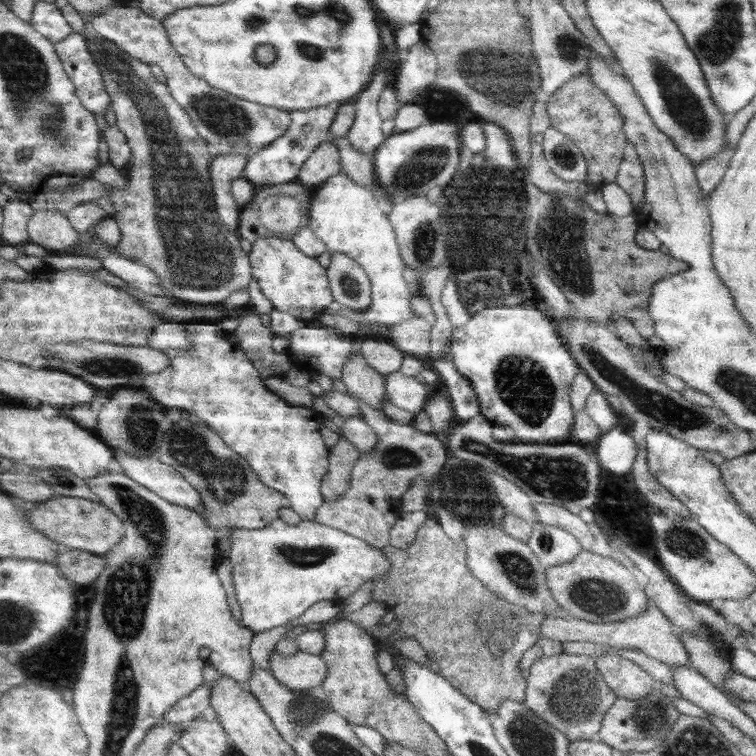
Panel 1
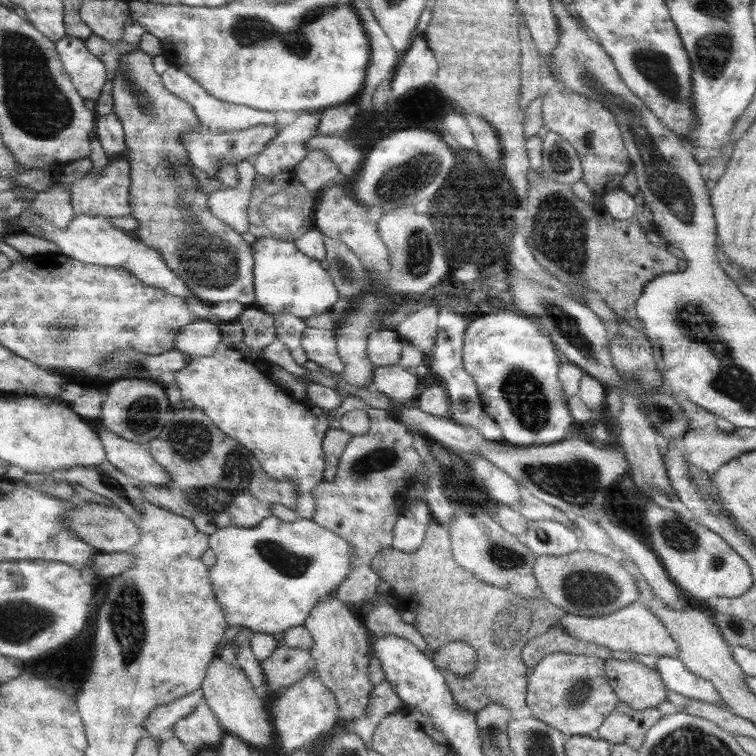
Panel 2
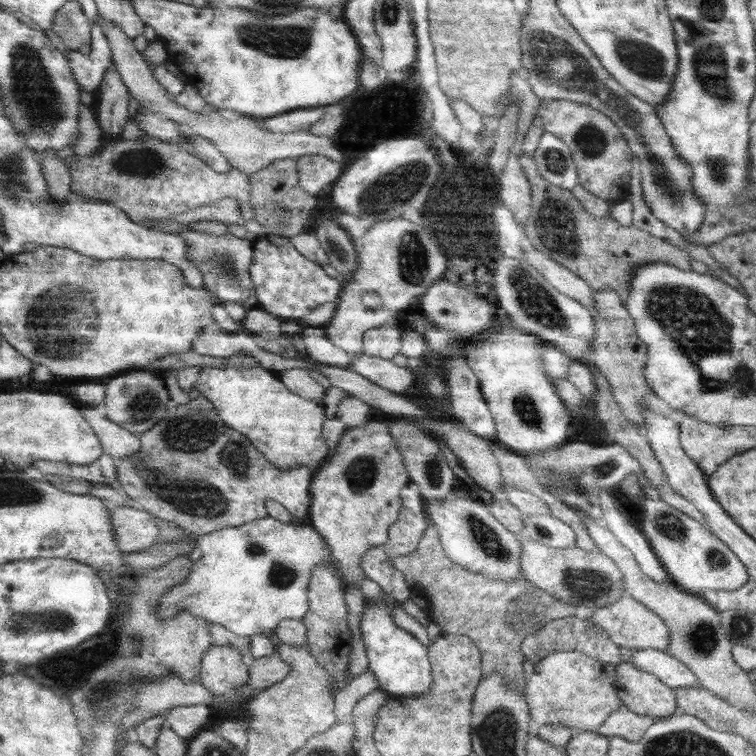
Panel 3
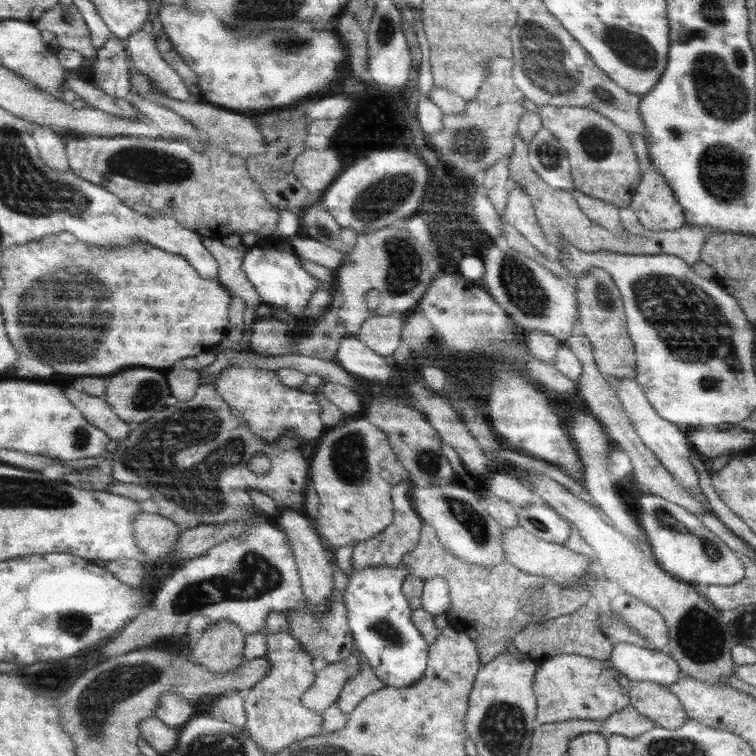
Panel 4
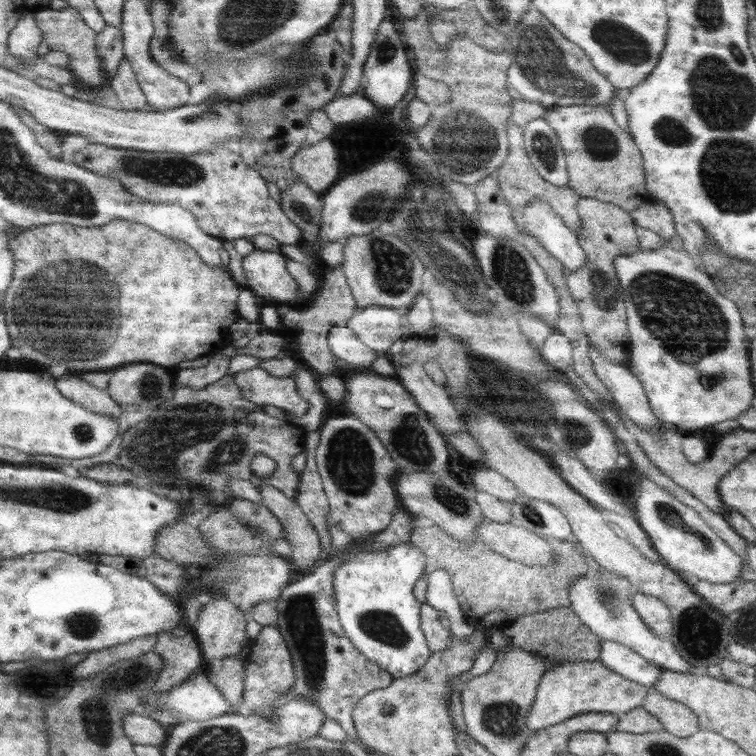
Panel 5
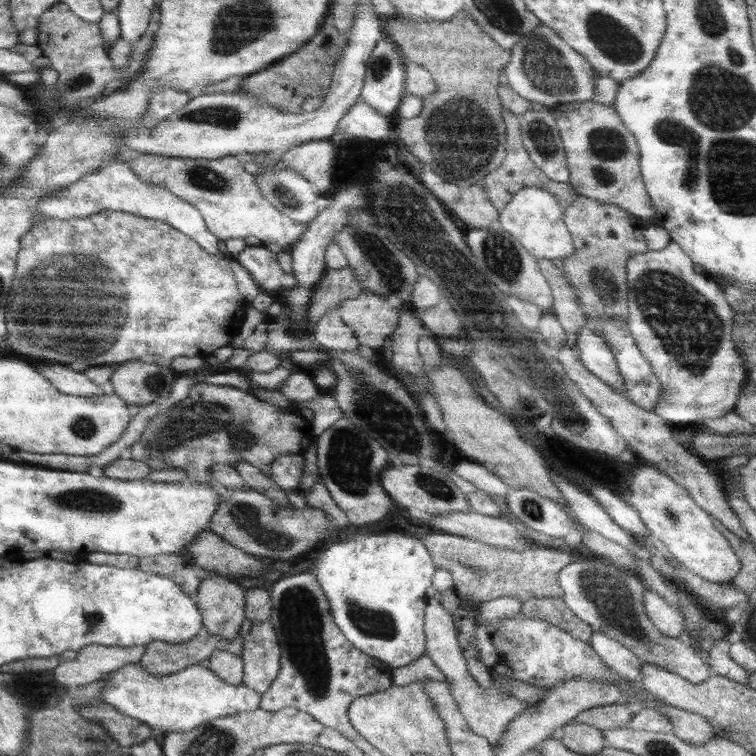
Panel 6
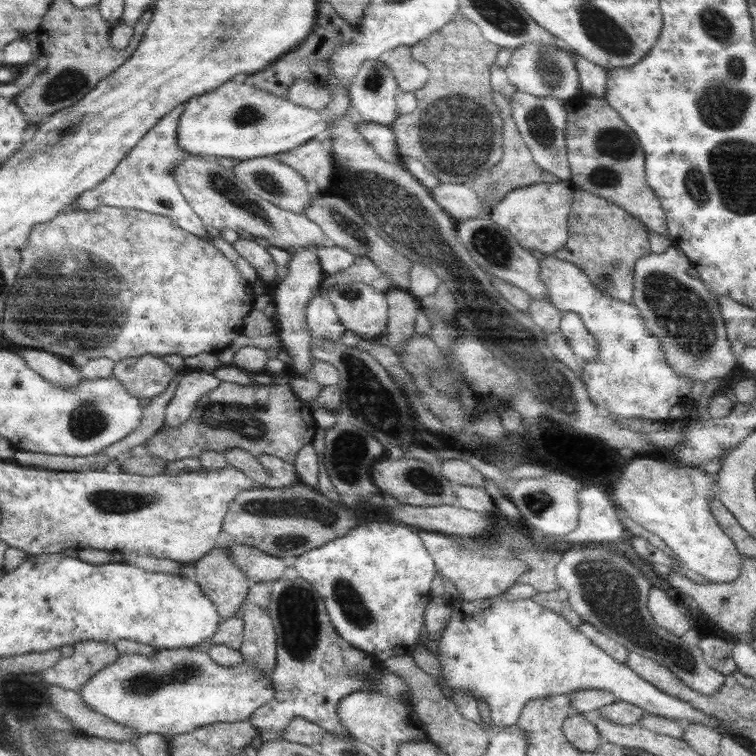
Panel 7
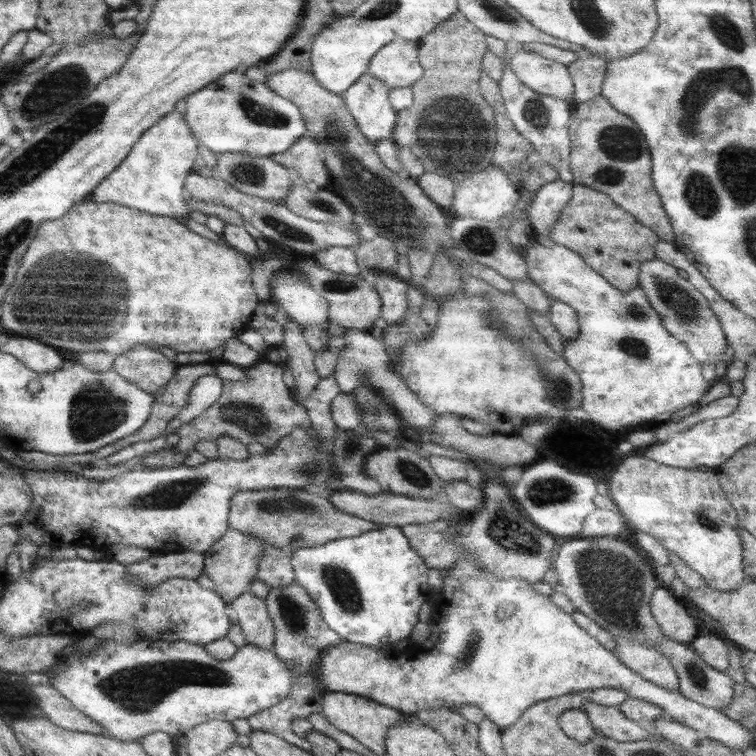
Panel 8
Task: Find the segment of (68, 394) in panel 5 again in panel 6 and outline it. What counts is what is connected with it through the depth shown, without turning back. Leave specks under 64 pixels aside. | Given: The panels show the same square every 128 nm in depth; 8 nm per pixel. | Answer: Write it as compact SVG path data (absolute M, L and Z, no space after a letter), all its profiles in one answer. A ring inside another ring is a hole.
M38 364L35 369L44 378L47 378L52 386L55 386L62 394L76 395L81 397L97 397L106 393L100 386L94 384L84 372L74 372L62 364Z

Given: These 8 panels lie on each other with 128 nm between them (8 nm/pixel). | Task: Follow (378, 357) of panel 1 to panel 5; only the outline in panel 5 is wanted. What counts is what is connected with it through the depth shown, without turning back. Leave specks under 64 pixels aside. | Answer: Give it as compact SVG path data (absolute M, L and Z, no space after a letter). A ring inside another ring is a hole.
M372 305L356 309L347 326L368 348L386 354L394 341L406 336L404 317L395 308Z

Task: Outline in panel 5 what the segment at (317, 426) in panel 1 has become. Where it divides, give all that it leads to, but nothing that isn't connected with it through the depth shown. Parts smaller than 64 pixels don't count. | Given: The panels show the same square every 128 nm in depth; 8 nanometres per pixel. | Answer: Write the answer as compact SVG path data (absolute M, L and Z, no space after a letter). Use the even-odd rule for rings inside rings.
M254 367L233 375L240 392L260 408L264 404L280 408L293 421L303 420L310 403L302 398L290 377L276 377L265 368Z

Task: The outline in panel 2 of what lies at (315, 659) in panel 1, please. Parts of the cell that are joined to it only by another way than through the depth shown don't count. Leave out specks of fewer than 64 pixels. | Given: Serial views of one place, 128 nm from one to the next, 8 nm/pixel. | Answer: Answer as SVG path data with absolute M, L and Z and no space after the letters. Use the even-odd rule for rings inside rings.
M280 644L275 652L260 664L265 682L273 688L292 686L308 673L315 671L310 652Z

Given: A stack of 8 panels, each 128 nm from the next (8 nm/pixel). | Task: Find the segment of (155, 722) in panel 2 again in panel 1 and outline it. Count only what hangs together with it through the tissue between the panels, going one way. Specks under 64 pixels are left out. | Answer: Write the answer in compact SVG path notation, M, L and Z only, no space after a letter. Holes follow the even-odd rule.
M208 684L198 686L188 697L176 702L163 714L163 722L183 724L198 719L198 716L210 707L210 694L212 691L210 691Z

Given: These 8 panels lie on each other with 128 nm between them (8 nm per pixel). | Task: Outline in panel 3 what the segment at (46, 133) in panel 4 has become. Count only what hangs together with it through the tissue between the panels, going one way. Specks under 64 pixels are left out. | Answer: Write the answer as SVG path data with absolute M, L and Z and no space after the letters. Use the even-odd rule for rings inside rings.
M54 150L39 154L44 182L48 186L48 194L53 198L56 206L64 206L65 200L71 191L71 175L64 164L65 160L56 158Z

